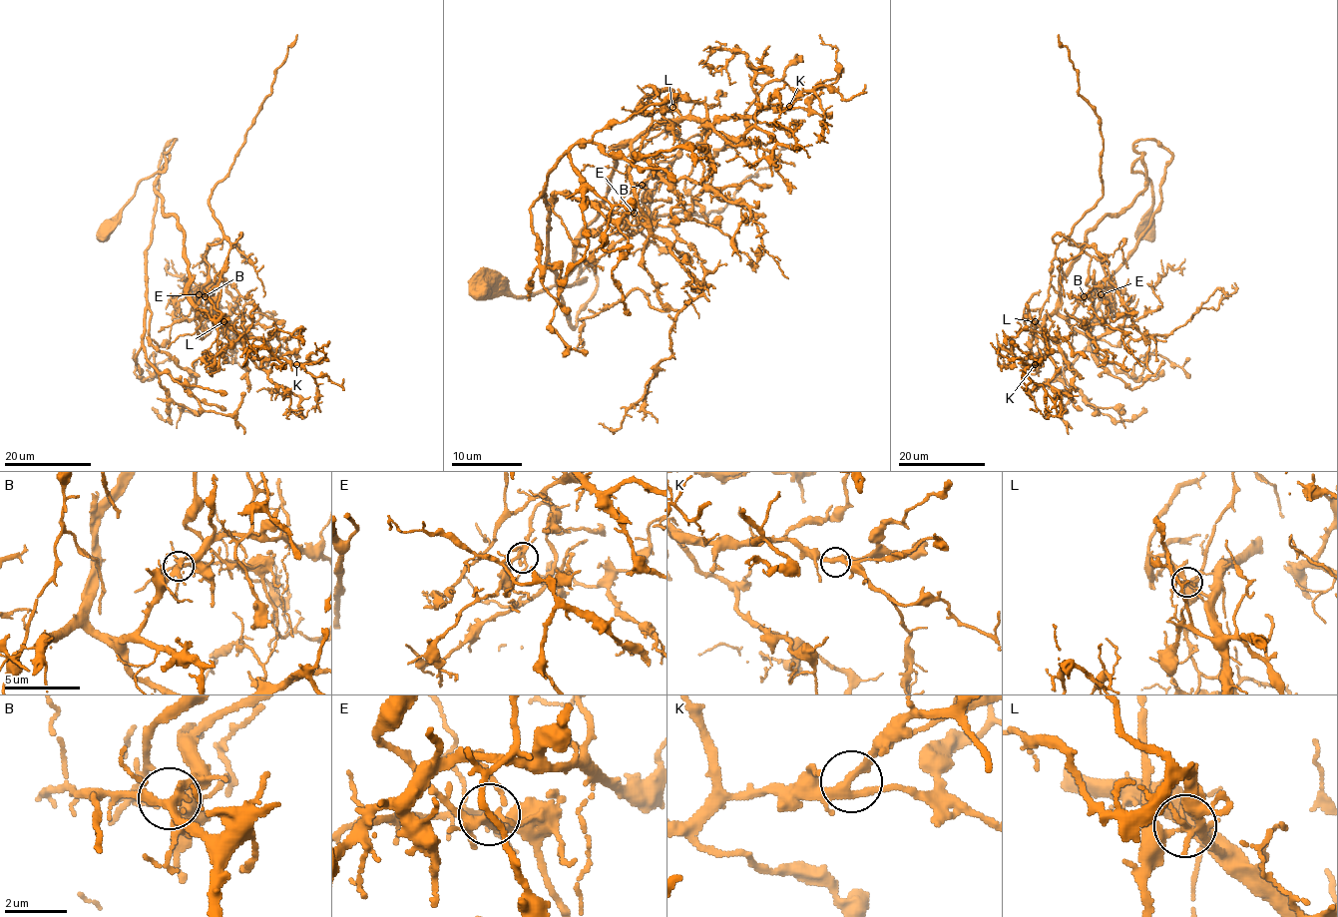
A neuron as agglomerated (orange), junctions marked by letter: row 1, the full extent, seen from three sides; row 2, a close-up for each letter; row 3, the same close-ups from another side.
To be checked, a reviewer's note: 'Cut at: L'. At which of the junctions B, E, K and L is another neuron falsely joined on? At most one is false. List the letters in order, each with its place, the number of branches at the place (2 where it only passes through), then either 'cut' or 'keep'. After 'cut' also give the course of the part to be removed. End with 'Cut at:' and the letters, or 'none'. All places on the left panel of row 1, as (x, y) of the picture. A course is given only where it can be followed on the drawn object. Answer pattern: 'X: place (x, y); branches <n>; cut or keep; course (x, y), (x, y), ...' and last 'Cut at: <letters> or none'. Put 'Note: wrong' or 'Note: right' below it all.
B: place (205, 296); branches 5; keep
E: place (199, 294); branches 6; keep
K: place (296, 364); branches 4; keep
L: place (223, 321); branches 6; cut; course (223, 322), (218, 315), (219, 285), (230, 244), (209, 204), (211, 191), (227, 174), (297, 34)
Cut at: L
Note: right

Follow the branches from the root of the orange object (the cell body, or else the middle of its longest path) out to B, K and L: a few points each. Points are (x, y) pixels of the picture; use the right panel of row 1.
B: (1145, 230), (1152, 184), (1131, 169), (1143, 154), (1145, 188), (1086, 234), (1058, 311), (1070, 316), (1084, 296)
K: (1145, 230), (1152, 184), (1131, 169), (1143, 154), (1145, 188), (1086, 234), (1046, 318), (1046, 353), (1035, 364)
L: (1145, 230), (1152, 184), (1131, 169), (1143, 154), (1145, 188), (1086, 234), (1055, 309), (1035, 322)

